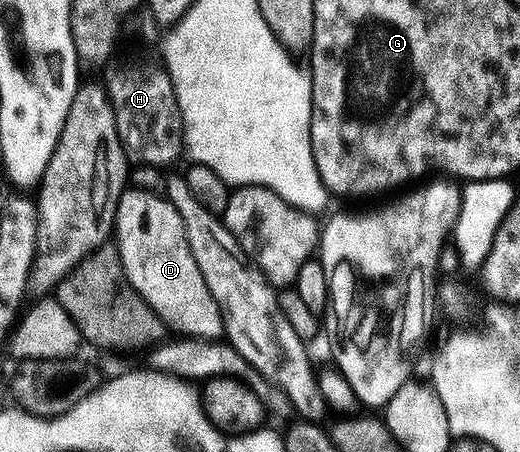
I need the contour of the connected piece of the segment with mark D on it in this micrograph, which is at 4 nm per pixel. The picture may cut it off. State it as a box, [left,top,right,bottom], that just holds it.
[115,189,224,340]

